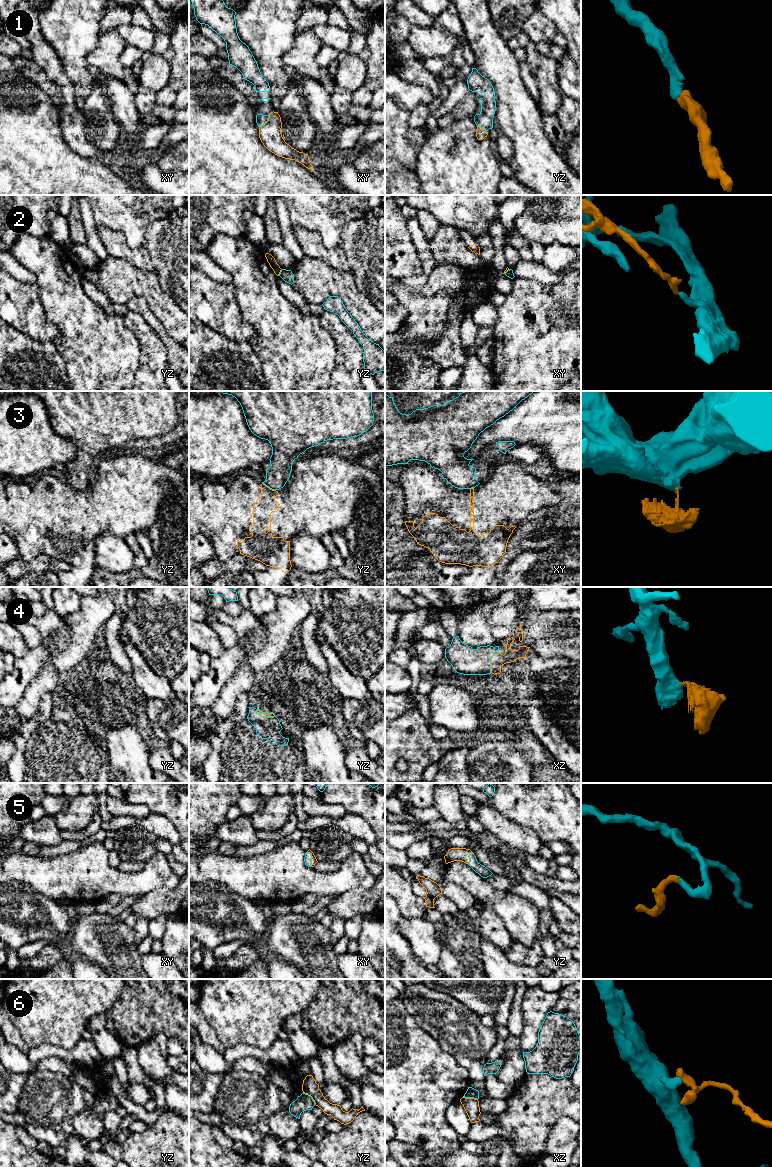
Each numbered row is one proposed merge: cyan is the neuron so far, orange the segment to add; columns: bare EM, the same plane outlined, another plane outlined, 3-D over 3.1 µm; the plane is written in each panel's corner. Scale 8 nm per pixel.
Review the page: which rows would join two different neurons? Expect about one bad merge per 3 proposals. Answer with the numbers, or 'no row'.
2, 3, 6

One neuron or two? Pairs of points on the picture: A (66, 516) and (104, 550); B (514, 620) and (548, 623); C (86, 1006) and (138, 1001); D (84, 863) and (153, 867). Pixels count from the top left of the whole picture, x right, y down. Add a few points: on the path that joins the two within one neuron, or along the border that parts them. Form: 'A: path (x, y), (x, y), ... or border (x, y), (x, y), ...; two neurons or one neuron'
A: border (117, 536), (101, 533), (96, 537), (94, 564); two neurons
B: border (524, 612), (519, 622); two neurons
C: border (123, 989), (120, 997), (106, 1013); two neurons
D: path (101, 879), (136, 879); one neuron

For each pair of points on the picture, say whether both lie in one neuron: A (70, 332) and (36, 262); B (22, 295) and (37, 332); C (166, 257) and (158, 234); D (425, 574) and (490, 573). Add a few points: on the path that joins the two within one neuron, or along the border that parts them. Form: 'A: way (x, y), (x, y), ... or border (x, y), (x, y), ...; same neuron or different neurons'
A: way (70, 314), (54, 278); same neuron
B: way (22, 304), (22, 309), (34, 323); same neuron
C: way (166, 251), (166, 242), (164, 240); same neuron
D: border (443, 562), (465, 564), (470, 569); different neurons

